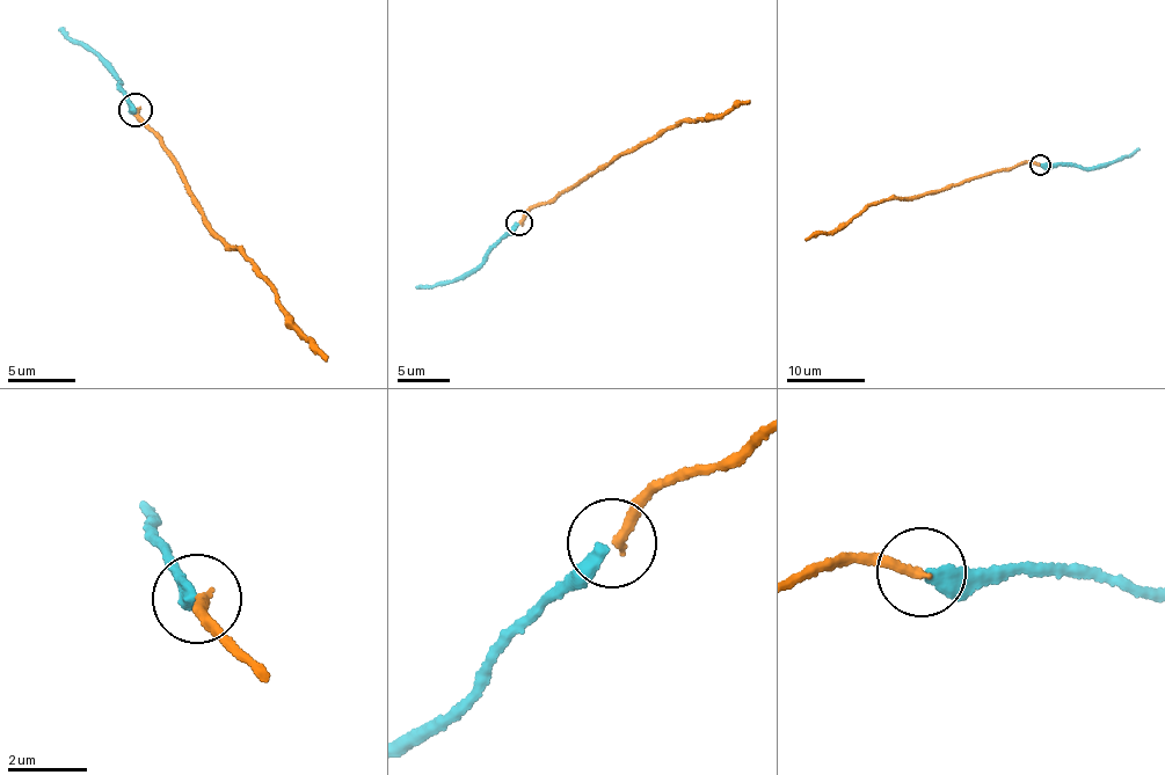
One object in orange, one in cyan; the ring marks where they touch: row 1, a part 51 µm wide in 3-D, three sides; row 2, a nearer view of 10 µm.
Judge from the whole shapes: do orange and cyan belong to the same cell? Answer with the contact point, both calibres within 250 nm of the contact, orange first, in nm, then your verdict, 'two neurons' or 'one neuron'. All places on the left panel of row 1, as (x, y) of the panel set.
(135, 110) | 240/380 nm | one neuron

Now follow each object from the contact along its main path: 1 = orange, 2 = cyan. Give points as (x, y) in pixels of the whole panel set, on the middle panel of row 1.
1: (518, 223), (524, 212), (544, 205), (621, 154), (685, 121), (715, 119), (748, 101)
2: (518, 223), (479, 267), (450, 280), (417, 286)

